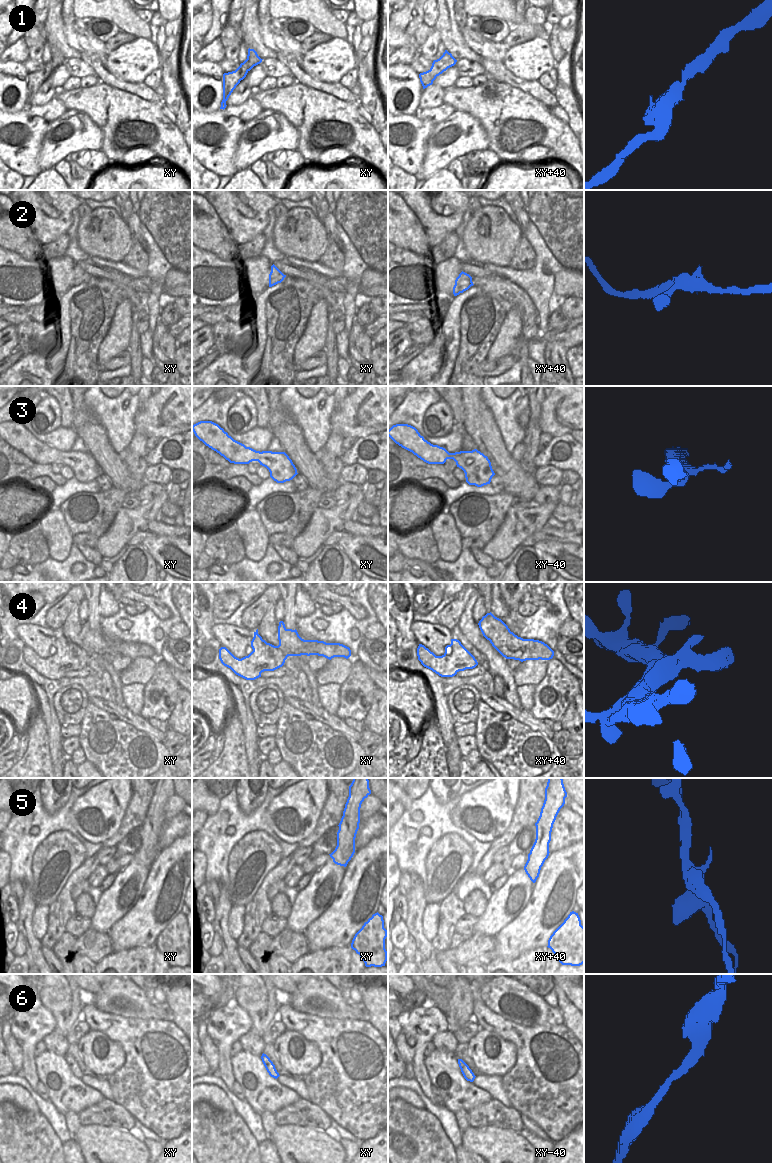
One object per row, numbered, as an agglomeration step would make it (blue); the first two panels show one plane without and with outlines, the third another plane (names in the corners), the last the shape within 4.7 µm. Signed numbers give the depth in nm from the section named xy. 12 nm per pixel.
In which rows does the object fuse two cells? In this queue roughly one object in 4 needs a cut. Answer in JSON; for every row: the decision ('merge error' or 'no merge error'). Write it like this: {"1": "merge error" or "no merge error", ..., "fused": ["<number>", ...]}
{"1": "no merge error", "2": "no merge error", "3": "no merge error", "4": "no merge error", "5": "merge error", "6": "no merge error", "fused": ["5"]}

